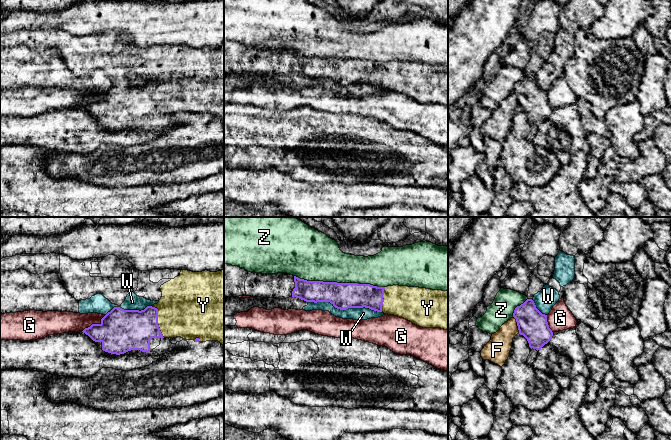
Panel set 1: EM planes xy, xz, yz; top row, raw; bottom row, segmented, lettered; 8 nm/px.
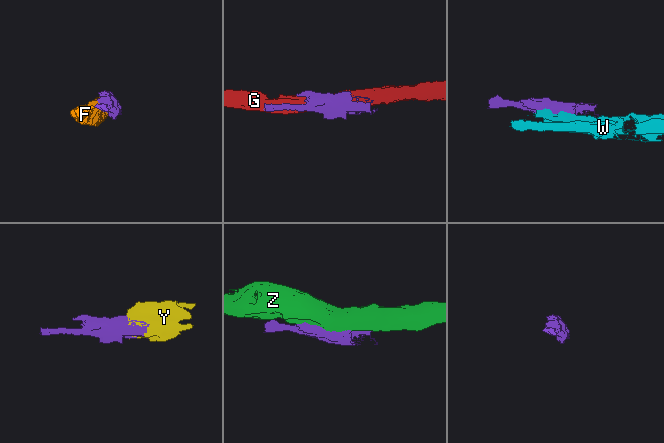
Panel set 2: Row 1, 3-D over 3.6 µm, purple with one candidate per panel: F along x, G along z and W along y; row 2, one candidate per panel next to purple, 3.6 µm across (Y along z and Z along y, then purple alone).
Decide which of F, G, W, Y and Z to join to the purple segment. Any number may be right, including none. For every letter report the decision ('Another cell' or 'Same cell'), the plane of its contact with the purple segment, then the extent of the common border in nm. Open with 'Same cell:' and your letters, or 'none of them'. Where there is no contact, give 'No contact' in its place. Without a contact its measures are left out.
Same cell: Y
F: Another cell. Touches purple in yz. Shared border 140 nm
G: Another cell. Touches purple in xy. Shared border 240 nm
W: Another cell. Touches purple in xz. Shared border 600 nm
Y: Same cell. Touches purple in xy. Shared border 280 nm
Z: Another cell. Touches purple in xz. Shared border 750 nm

